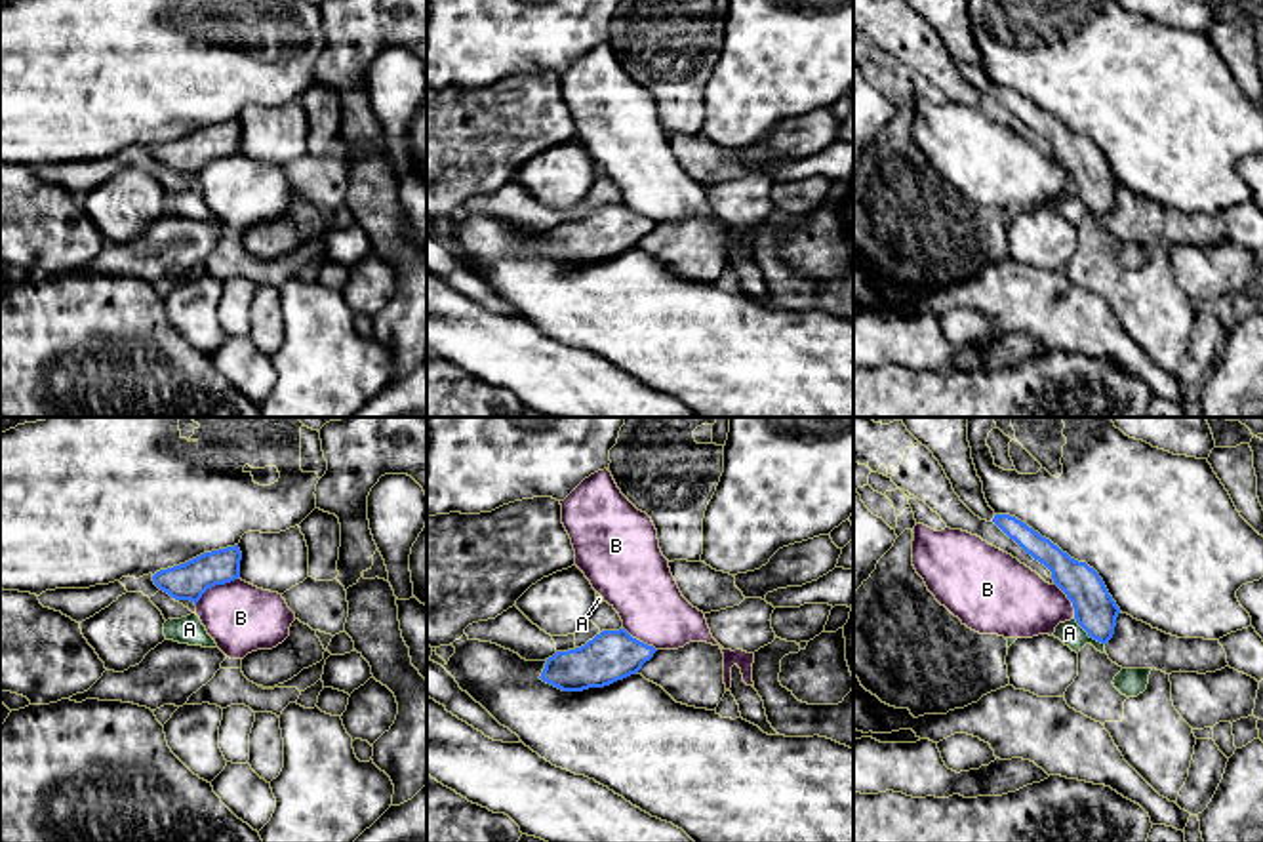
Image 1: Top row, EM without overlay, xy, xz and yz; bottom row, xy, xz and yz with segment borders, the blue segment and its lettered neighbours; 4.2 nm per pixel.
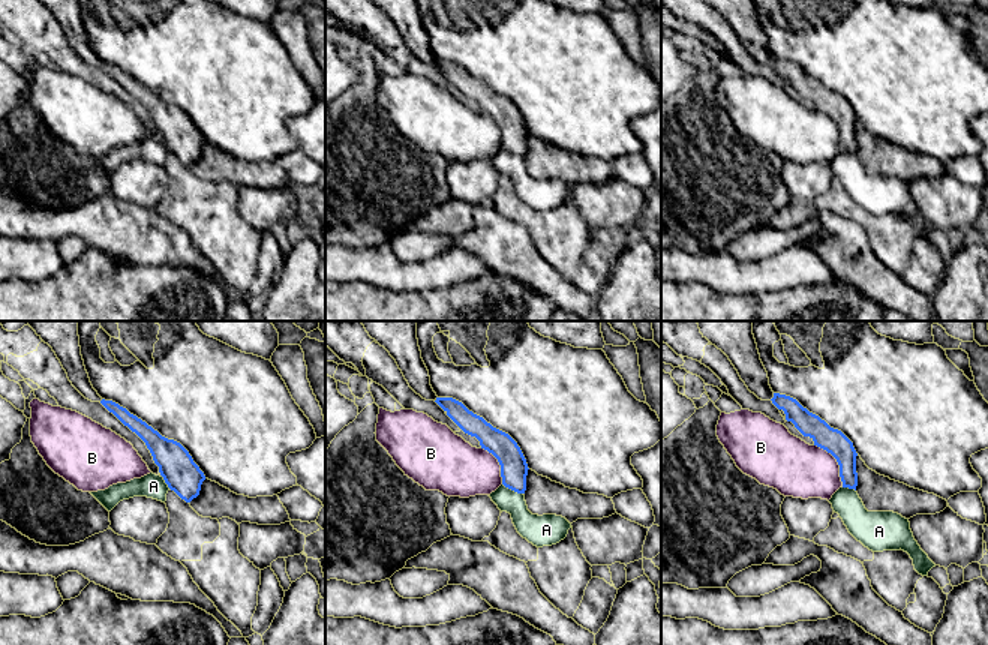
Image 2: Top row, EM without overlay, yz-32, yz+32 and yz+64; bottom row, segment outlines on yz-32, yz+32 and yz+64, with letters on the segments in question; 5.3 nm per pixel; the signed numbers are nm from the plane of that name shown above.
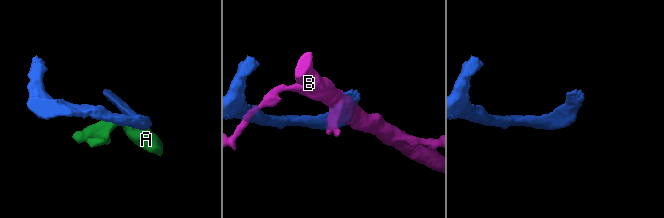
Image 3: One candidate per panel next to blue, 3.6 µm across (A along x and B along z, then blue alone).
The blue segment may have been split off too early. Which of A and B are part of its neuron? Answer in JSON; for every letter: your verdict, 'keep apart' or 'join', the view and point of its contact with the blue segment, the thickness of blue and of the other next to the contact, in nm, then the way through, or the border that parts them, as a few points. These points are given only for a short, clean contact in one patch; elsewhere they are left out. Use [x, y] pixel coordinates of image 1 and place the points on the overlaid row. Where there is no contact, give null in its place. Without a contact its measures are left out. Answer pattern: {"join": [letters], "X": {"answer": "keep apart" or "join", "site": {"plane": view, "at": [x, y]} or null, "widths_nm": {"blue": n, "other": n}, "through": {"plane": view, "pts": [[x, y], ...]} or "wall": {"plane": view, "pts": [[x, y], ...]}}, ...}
{"join": [], "A": {"answer": "keep apart", "site": {"plane": "yz", "at": [1088, 635]}, "widths_nm": {"blue": 180, "other": 100}, "wall": {"plane": "yz", "pts": [[1075, 618], [1090, 637], [1103, 644]]}}, "B": {"answer": "keep apart", "site": {"plane": "xy", "at": [214, 585]}, "widths_nm": {"blue": 160, "other": 300}, "wall": {"plane": "xy", "pts": [[237, 578], [212, 585], [195, 604]]}}}

